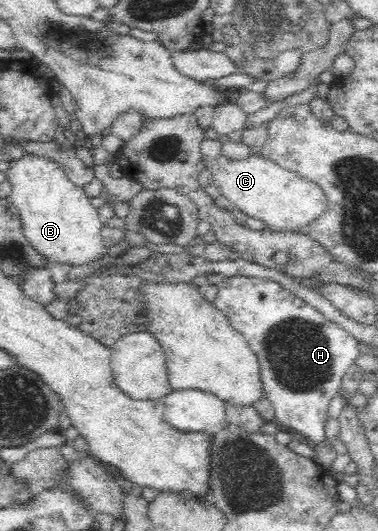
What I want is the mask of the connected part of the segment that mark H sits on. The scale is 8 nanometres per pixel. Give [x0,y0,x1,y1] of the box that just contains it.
[215,274,360,446]

